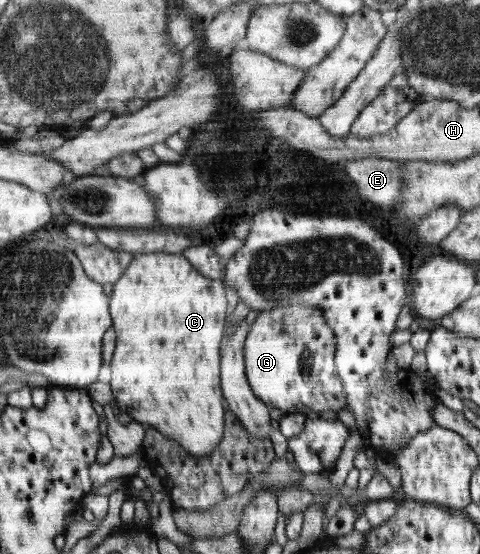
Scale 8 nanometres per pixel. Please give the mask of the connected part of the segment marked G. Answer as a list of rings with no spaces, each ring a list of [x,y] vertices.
[[[290,304],[272,310],[262,310],[257,314],[245,340],[245,373],[254,394],[270,407],[281,410],[284,415],[340,411],[346,406],[345,385],[337,373],[337,335],[330,324],[326,324],[320,310],[310,304]]]

